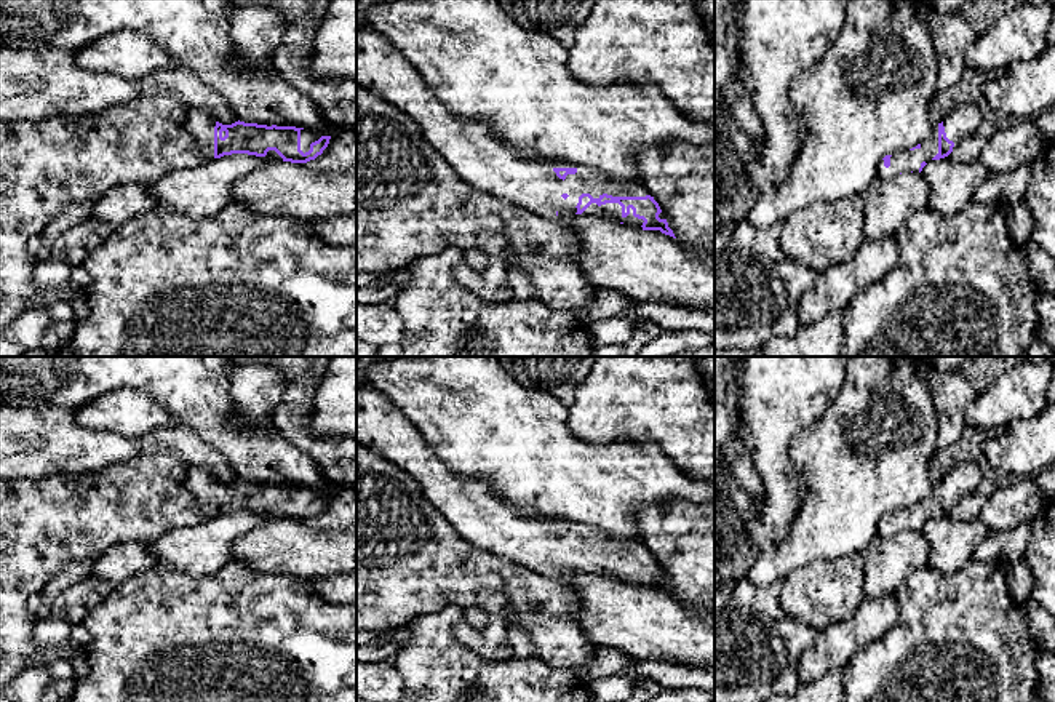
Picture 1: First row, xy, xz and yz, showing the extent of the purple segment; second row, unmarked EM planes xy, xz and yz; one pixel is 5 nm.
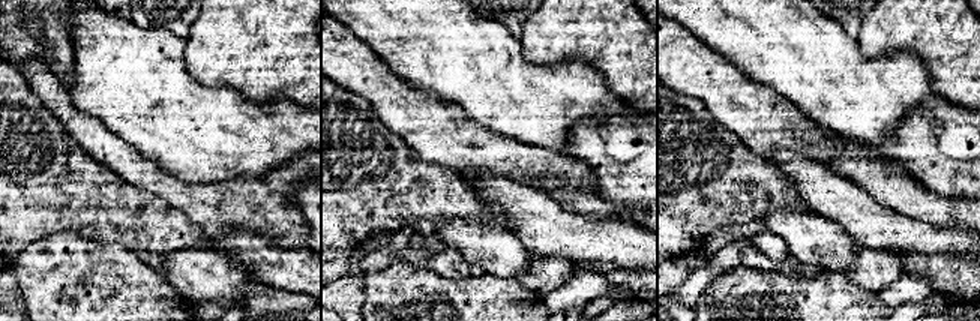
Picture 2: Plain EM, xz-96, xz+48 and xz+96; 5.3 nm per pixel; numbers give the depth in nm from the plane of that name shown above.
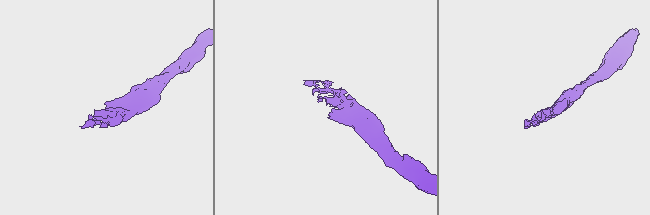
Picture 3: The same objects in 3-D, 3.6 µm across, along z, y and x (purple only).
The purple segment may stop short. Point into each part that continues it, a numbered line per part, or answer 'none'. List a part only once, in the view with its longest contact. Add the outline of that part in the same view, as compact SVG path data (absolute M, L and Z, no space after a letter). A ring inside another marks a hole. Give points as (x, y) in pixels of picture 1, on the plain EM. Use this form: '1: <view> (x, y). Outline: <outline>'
1: xz (475, 510). Outline: M366 381L356 384L356 441L409 473L425 497L464 539L563 585L567 585L577 571L575 564L582 552L590 552L593 556L599 556L603 552L612 555L649 553L641 542L612 540L585 525L534 518L518 505L500 499L488 481L452 473L404 413ZM555 526L575 526L577 531L567 532L563 539L553 529Z

